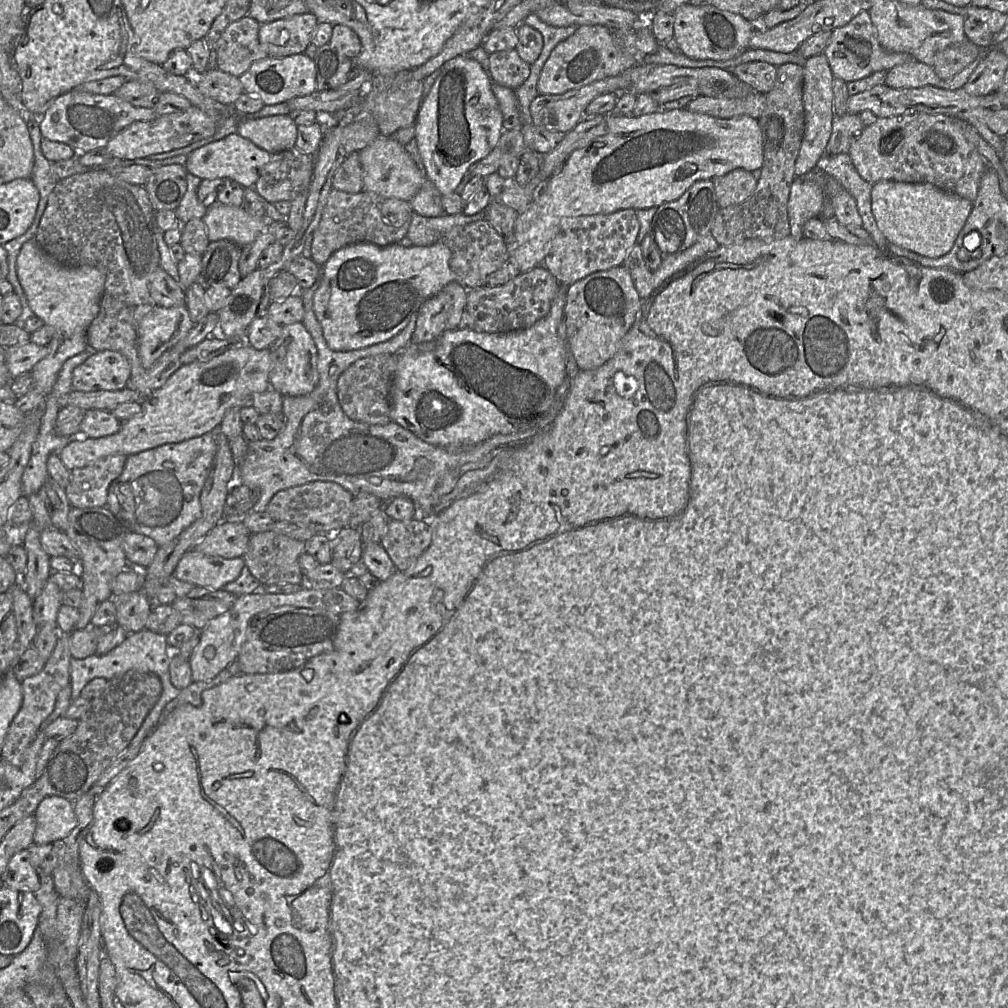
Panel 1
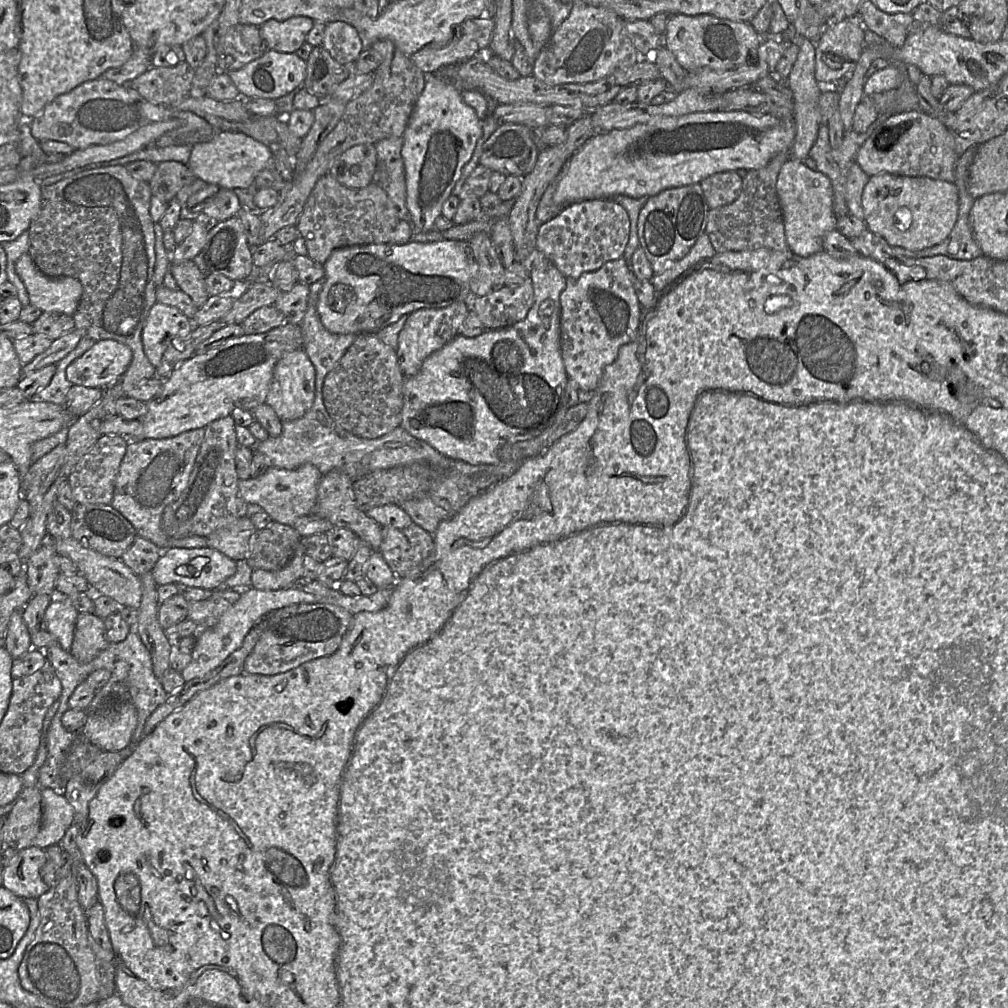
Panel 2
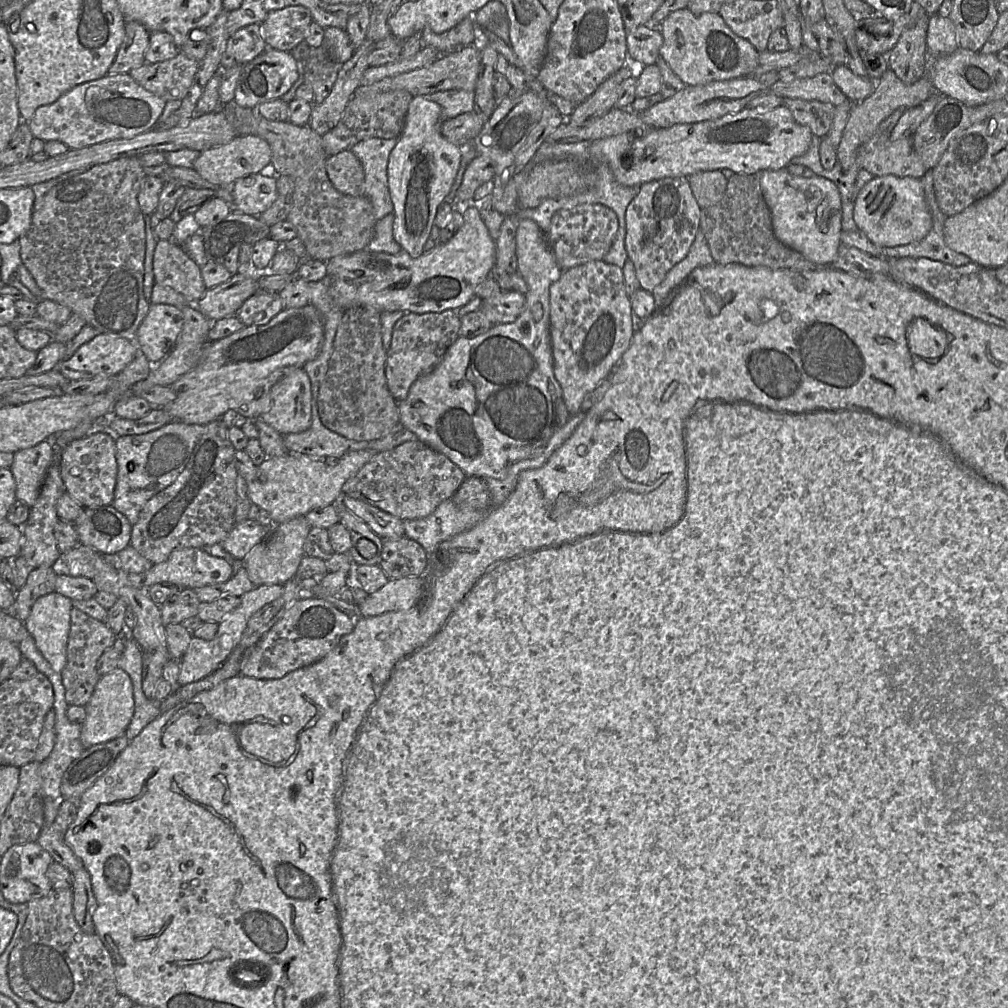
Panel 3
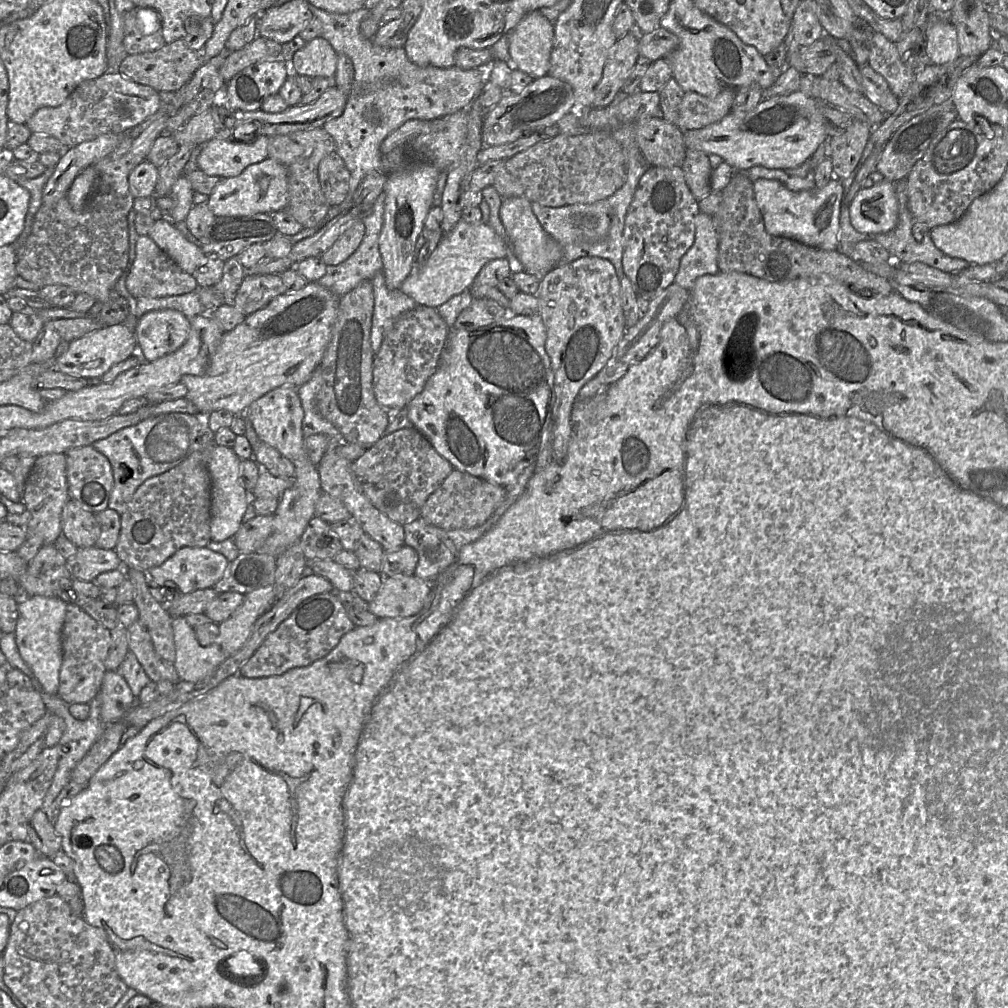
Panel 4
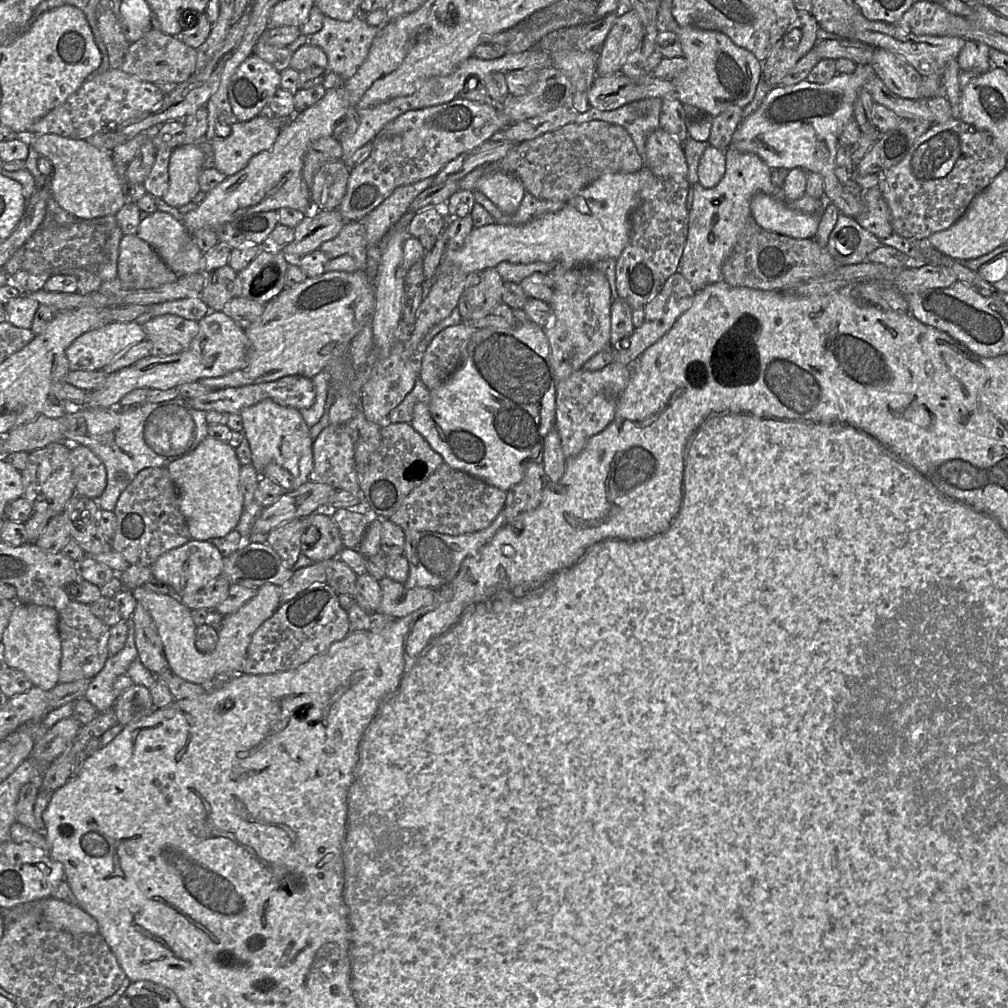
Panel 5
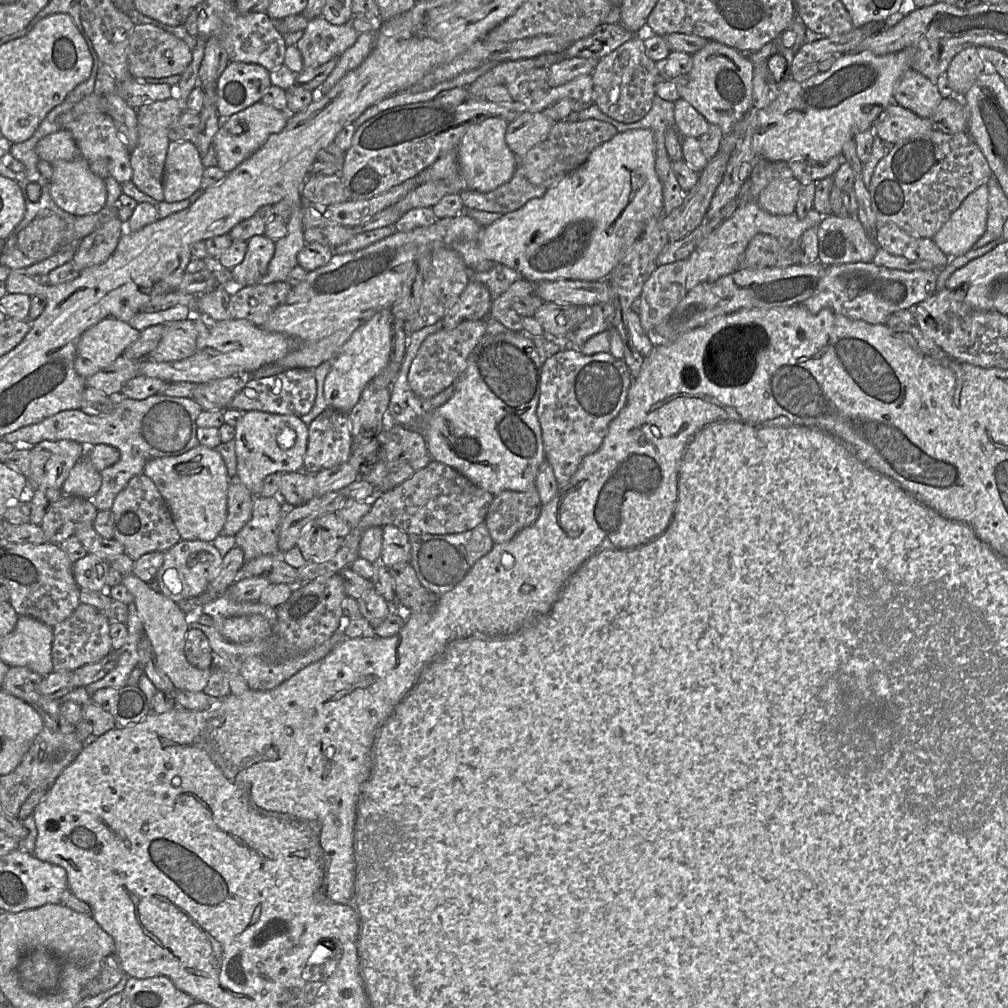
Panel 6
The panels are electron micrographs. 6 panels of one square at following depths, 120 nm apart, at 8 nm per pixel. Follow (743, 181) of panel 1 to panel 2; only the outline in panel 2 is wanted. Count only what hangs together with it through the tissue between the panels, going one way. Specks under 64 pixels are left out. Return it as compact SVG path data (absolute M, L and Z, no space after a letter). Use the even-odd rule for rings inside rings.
M724 171L713 174L699 182L710 209L732 203L742 188L742 173Z

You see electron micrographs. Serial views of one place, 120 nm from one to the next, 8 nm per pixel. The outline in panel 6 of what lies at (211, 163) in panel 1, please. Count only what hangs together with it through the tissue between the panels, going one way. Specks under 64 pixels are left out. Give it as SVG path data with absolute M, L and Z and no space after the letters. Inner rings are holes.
M259 101L250 107L223 119L220 129L214 136L213 143L218 154L218 167L227 174L261 148L268 138L281 132L287 125L290 114Z

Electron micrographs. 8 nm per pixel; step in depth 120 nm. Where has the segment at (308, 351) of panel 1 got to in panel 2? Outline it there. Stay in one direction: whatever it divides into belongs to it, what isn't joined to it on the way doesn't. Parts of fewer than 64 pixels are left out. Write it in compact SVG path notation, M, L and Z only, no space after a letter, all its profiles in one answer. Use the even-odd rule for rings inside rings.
M304 348L285 354L276 364L265 404L272 407L282 421L292 421L304 416L315 399L315 367Z

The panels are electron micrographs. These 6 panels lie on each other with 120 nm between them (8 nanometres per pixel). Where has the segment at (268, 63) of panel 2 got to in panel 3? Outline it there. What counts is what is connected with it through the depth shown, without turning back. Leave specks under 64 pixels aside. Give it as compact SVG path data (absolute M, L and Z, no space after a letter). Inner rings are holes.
M267 48L242 67L233 102L241 107L256 108L263 102L281 98L295 83L299 74L301 67L290 52Z

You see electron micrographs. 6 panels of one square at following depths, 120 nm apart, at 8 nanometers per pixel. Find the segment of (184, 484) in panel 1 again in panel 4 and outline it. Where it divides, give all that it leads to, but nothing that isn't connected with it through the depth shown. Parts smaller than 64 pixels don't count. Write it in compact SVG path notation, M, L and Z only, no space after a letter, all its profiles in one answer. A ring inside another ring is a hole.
M169 413L150 417L139 423L123 428L107 438L95 441L92 445L110 461L113 469L114 484L111 491L108 508L115 510L120 515L128 507L137 488L147 479L160 475L187 459L200 447L205 448L212 444L212 435L208 432L205 417L188 413Z

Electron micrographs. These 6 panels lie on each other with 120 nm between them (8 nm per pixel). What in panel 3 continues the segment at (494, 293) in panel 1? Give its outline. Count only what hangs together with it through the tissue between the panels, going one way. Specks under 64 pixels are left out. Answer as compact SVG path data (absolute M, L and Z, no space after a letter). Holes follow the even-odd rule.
M513 289L482 299L480 307L495 325L513 322L524 310L525 295Z

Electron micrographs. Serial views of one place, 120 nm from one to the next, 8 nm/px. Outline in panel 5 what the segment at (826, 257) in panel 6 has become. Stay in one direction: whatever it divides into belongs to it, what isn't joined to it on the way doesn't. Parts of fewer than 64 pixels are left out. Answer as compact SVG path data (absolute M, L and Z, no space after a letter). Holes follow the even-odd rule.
M839 214L836 224L829 234L829 238L835 237L838 228L845 223L857 231L857 240L854 250L849 254L843 254L844 252L842 250L837 251L839 257L834 257L830 250L827 251L839 265L853 265L866 262L866 257L880 247L882 243L874 234L859 225L854 218L843 214ZM847 255L851 255L851 257Z

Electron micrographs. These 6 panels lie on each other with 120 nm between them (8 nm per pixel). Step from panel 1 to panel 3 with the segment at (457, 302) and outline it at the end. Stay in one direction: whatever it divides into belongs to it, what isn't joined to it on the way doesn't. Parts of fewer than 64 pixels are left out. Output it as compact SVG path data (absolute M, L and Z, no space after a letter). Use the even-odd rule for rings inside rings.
M456 310L425 314L410 312L396 322L387 350L385 376L387 387L398 402L407 397L411 386L419 377L435 369L446 350L459 337L460 325L461 318Z

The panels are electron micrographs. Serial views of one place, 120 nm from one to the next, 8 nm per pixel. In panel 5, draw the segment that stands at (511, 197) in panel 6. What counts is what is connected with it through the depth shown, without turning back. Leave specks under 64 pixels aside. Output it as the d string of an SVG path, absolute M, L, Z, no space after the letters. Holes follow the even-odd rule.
M478 190L473 191L475 202L482 205L494 218L495 223L521 225L534 217L561 210L566 202L560 200L541 200L525 192L518 210L508 215L502 212L488 197Z

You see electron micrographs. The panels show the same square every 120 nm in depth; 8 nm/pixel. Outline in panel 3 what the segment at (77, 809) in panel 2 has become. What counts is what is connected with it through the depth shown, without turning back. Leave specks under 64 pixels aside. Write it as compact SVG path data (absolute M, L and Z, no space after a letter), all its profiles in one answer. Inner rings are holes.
M121 735L85 749L63 775L62 798L79 801L81 795L112 766L129 743L126 735Z

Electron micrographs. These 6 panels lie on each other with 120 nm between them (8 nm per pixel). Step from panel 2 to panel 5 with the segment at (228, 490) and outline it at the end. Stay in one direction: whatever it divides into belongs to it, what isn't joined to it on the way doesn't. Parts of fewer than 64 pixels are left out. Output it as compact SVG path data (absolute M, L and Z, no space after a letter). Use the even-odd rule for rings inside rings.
M166 467L141 470L120 495L114 509L116 531L111 541L112 550L120 553L130 565L151 566L165 552L189 542L192 537L180 510L179 492Z

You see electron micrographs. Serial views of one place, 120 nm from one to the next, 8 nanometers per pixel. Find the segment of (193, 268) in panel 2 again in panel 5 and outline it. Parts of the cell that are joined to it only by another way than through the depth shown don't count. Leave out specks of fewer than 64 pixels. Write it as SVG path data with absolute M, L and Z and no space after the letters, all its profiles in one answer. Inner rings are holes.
M124 235L119 244L118 278L123 290L156 288L177 281L174 273L159 254L135 235Z

